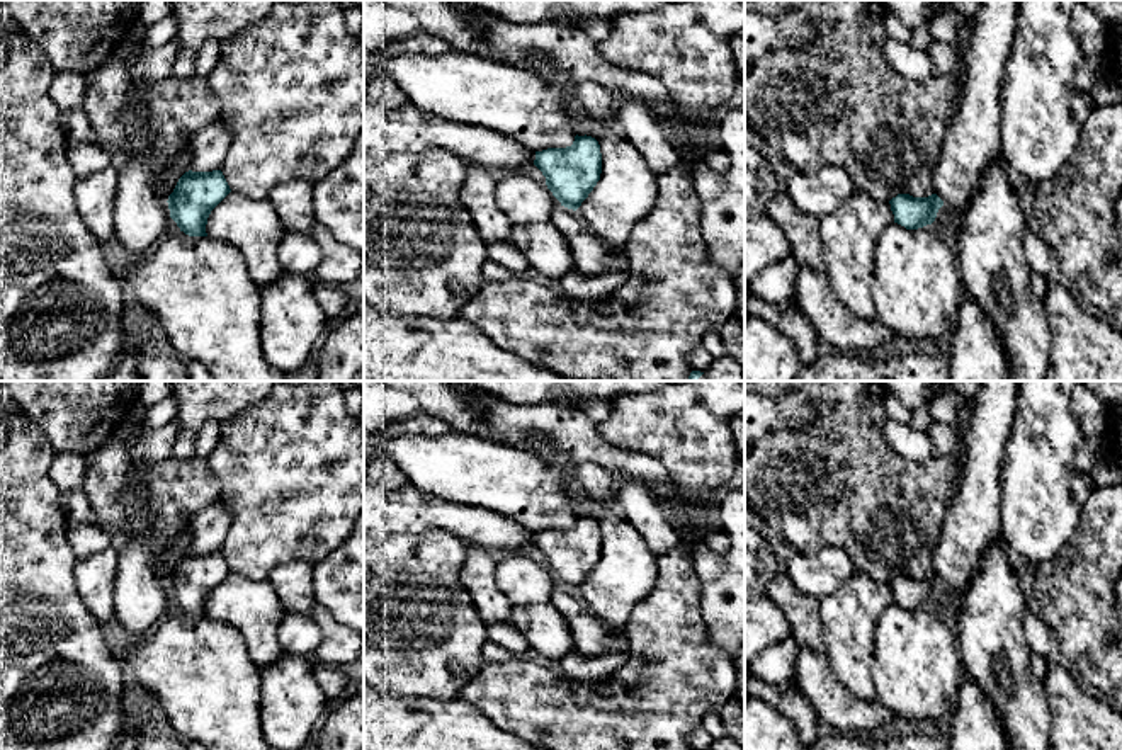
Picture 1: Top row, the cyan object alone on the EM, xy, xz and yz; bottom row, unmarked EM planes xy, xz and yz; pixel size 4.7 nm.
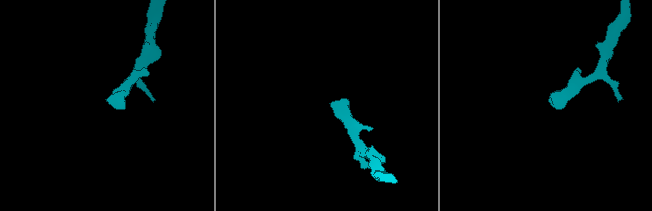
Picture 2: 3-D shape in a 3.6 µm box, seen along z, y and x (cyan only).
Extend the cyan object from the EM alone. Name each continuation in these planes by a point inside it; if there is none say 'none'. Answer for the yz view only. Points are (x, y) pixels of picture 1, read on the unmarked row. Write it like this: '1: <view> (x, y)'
none

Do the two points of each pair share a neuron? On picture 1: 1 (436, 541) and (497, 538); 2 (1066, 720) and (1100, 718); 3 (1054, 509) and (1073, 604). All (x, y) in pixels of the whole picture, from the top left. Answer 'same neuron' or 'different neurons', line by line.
1: different neurons
2: same neuron
3: different neurons

